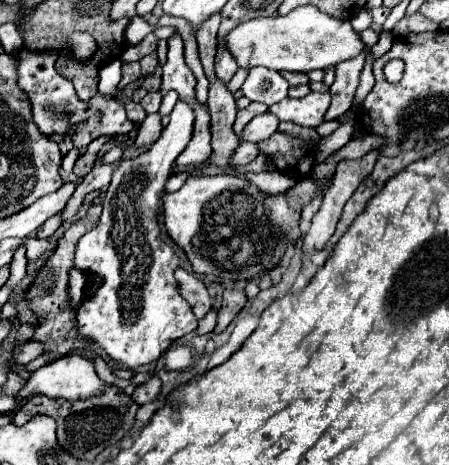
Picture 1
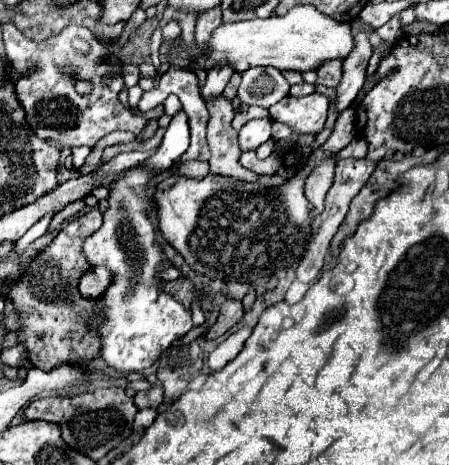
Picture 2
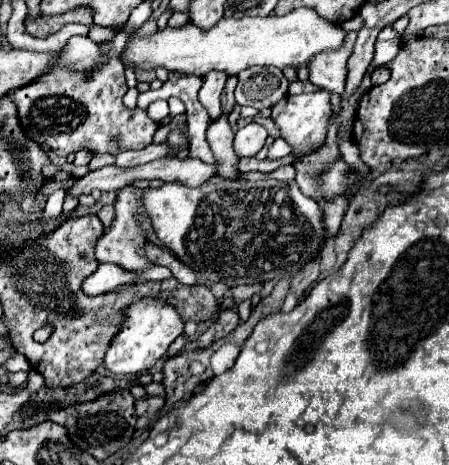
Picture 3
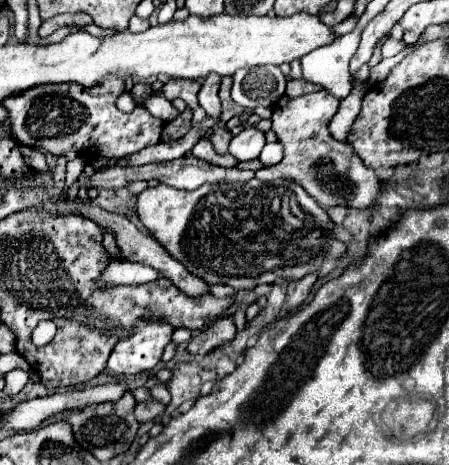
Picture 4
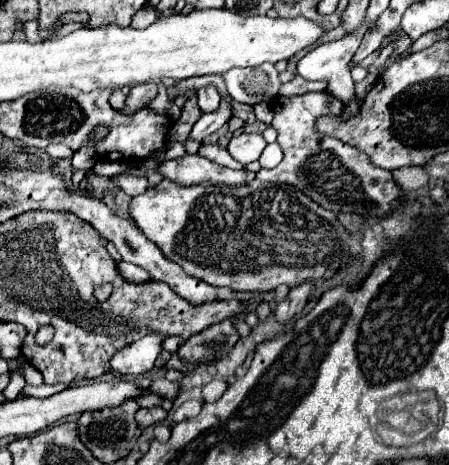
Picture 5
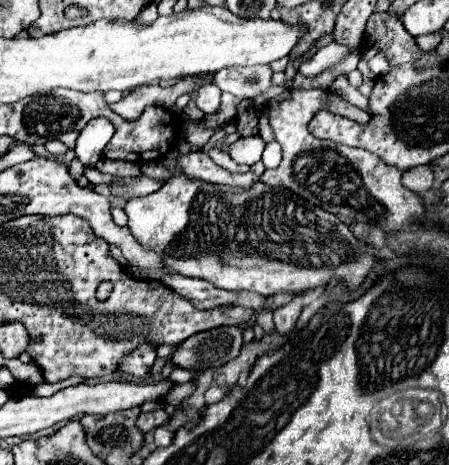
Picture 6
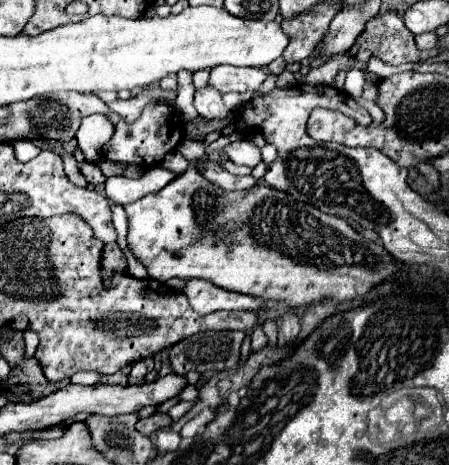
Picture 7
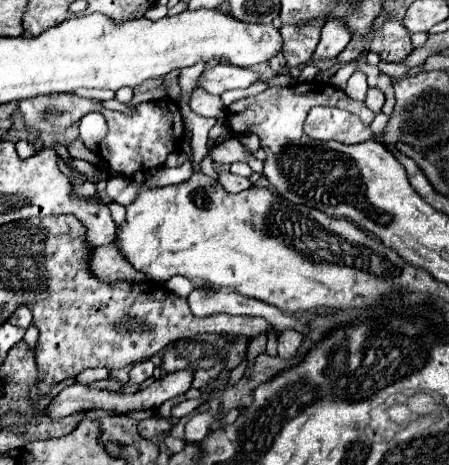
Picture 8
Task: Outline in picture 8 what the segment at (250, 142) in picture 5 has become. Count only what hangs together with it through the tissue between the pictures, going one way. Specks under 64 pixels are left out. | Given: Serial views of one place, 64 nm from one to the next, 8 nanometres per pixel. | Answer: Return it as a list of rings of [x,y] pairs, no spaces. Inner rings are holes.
[[[228,138],[220,144],[216,144],[214,148],[210,148],[210,158],[216,164],[234,164],[234,162],[248,162],[250,168],[258,174],[262,174],[262,162],[256,160],[252,154],[248,154],[244,150],[244,146],[240,144],[238,138]]]

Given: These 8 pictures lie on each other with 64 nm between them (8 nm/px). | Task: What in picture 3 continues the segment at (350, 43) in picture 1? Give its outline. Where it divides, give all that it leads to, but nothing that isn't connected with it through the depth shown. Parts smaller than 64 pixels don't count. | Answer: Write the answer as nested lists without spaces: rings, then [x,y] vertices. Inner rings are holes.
[[[296,8],[286,16],[220,18],[210,30],[202,30],[194,22],[188,22],[178,28],[166,26],[150,36],[132,36],[120,54],[120,60],[124,66],[132,64],[142,70],[166,68],[168,72],[194,76],[206,76],[210,70],[220,70],[234,76],[252,66],[306,66],[316,52],[338,48],[338,44],[344,42],[344,36],[346,32],[340,26],[320,18],[310,8]]]

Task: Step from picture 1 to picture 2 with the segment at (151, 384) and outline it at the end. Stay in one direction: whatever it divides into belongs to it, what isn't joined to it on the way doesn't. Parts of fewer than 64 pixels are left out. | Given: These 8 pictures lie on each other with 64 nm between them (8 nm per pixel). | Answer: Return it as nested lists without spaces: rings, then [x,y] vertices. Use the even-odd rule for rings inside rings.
[[[154,386],[148,392],[138,392],[134,396],[134,404],[136,404],[138,410],[142,410],[142,408],[158,408],[162,404],[162,398],[164,398],[162,396],[162,388]]]

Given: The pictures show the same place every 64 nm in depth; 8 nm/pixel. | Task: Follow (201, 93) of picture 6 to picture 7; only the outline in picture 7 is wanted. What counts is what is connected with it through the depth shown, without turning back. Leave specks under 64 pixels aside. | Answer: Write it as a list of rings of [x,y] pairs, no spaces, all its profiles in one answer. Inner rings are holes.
[[[208,86],[196,90],[194,106],[196,106],[198,114],[202,118],[208,118],[208,120],[224,120],[230,112],[222,102],[220,92],[216,92],[214,88],[208,88]]]

